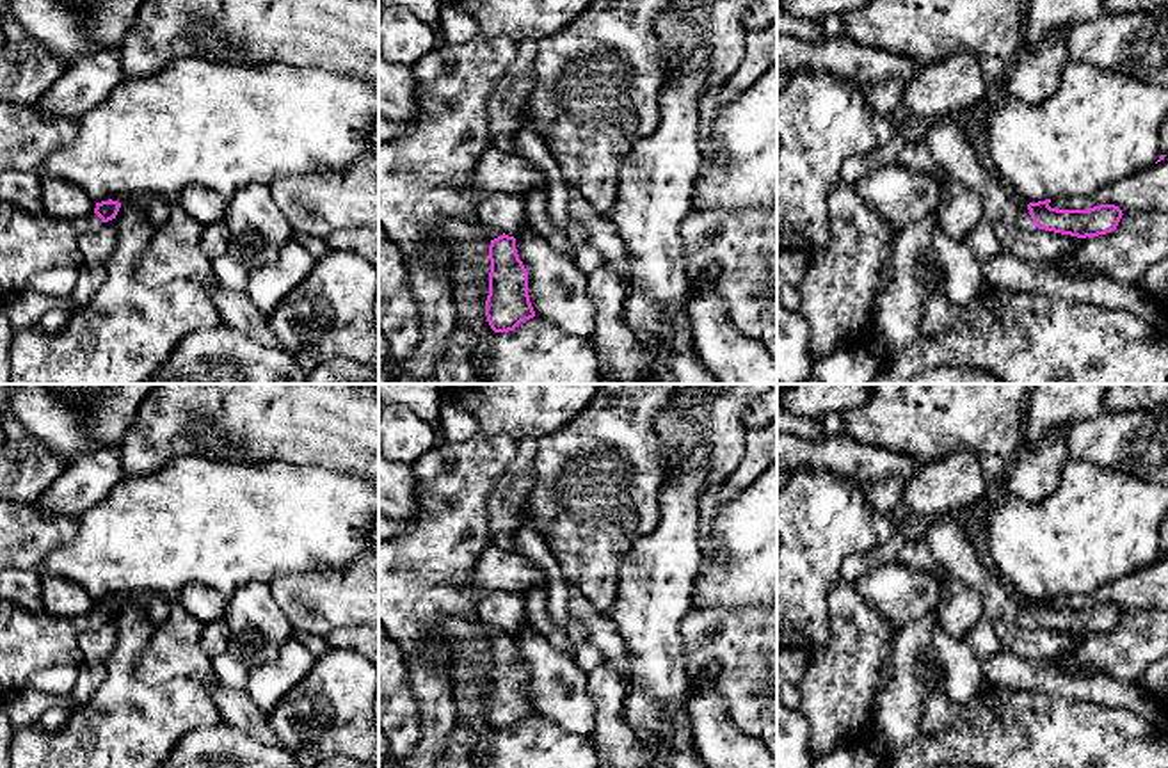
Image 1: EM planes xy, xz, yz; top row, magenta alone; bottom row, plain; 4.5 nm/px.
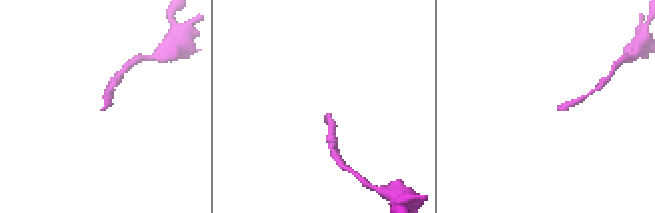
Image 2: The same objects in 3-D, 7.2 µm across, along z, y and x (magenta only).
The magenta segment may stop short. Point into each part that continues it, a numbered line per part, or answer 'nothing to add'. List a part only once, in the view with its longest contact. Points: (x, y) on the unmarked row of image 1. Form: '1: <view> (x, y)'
1: yz (1024, 619)

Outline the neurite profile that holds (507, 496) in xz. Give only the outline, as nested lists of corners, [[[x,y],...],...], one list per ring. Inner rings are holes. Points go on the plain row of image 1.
[[[537,439],[517,443],[514,460],[492,487],[487,500],[489,537],[512,535],[519,528],[519,510],[535,482]]]

